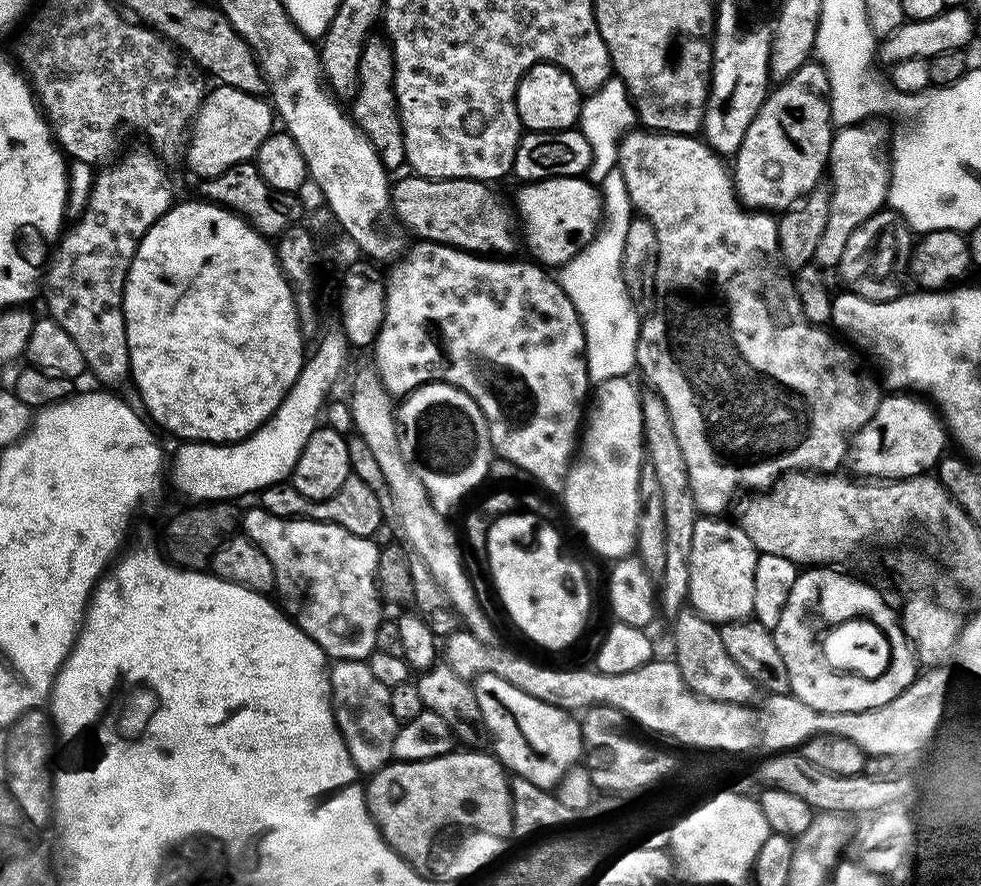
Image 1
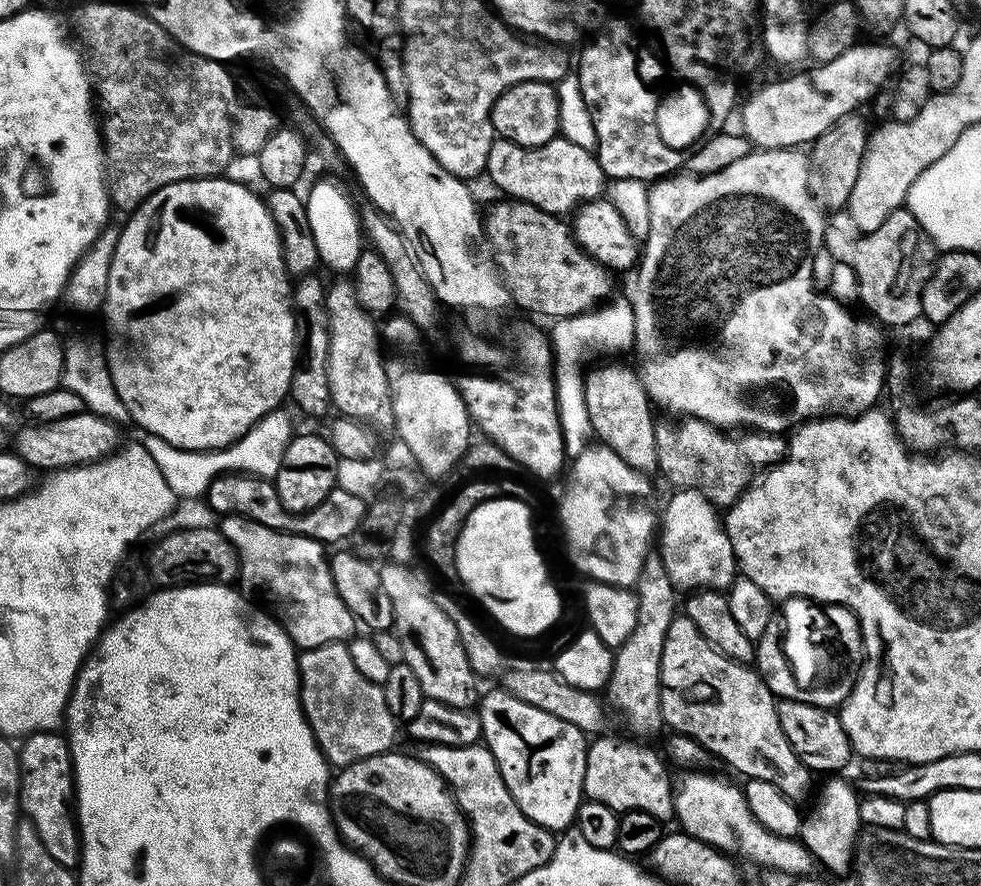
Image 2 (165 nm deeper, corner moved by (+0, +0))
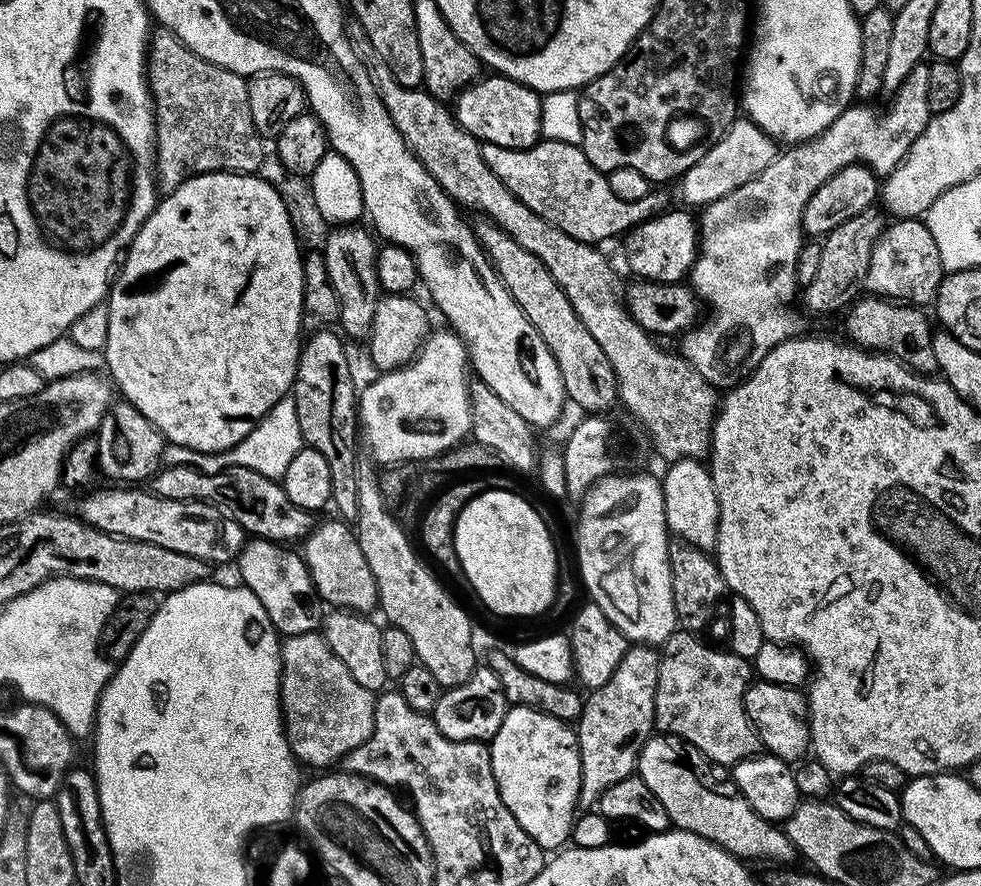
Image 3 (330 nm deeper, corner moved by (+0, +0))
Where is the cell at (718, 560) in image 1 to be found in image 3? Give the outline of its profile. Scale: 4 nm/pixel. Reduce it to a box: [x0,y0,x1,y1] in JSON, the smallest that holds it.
[662,460,718,549]

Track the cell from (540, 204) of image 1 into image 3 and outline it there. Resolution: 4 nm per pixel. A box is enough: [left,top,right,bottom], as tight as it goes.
[627,212,698,284]

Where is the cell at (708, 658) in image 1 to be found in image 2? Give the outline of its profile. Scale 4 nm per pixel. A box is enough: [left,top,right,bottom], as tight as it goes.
[660,614,813,802]

